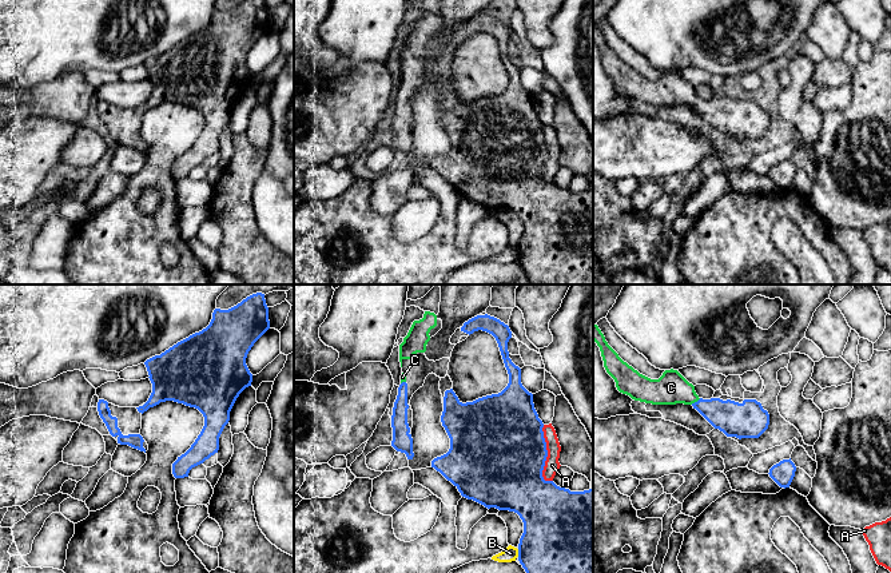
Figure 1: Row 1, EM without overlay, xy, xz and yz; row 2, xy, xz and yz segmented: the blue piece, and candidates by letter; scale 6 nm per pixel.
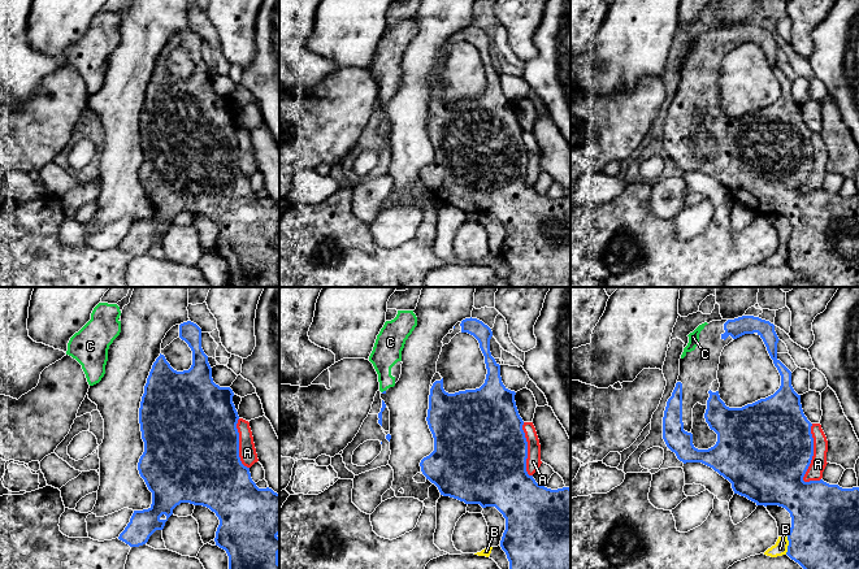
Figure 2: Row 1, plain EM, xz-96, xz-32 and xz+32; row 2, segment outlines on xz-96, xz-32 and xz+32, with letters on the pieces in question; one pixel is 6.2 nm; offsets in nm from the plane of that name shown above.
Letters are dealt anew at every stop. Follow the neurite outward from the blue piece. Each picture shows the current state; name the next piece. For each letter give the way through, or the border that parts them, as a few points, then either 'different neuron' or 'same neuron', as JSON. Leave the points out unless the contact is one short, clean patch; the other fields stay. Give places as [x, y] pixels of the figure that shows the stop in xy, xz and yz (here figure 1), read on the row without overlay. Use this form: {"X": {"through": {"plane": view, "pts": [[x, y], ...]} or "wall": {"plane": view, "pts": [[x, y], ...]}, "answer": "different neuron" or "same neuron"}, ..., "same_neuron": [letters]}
{"A": {"answer": "different neuron"}, "B": {"answer": "different neuron"}, "C": {"through": {"plane": "yz", "pts": [[732, 119], [695, 103], [683, 92], [671, 88]]}, "answer": "same neuron"}, "same_neuron": ["C"]}

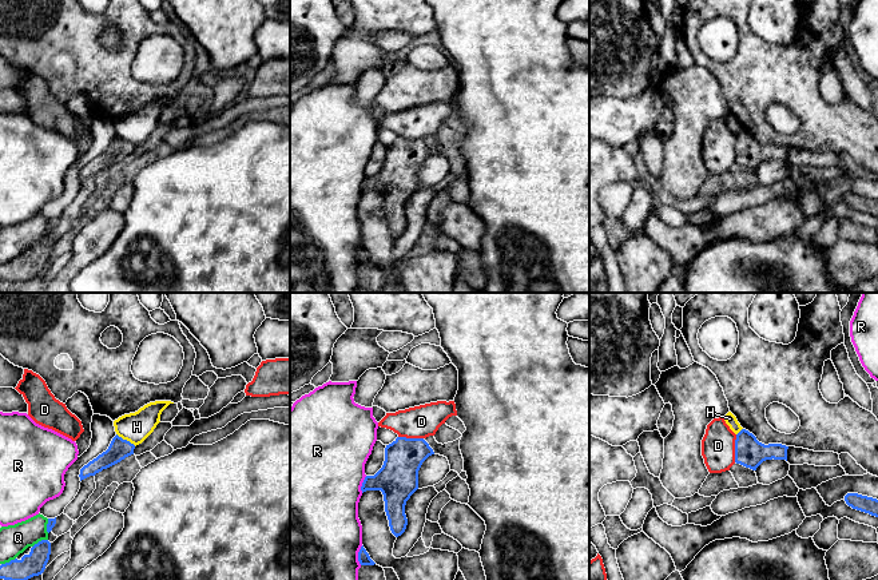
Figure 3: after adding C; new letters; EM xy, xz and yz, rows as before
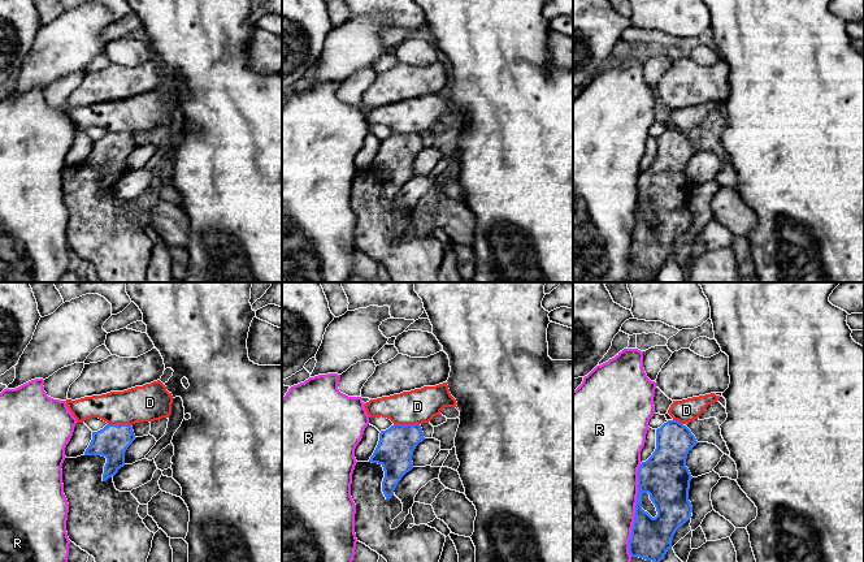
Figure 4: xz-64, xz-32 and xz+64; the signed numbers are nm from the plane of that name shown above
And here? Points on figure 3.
{"D": {"answer": "different neuron"}, "H": {"wall": {"plane": "xy", "pts": [[116, 134], [135, 146]]}, "answer": "different neuron"}, "Q": {"answer": "different neuron"}, "R": {"answer": "different neuron"}, "same_neuron": []}

